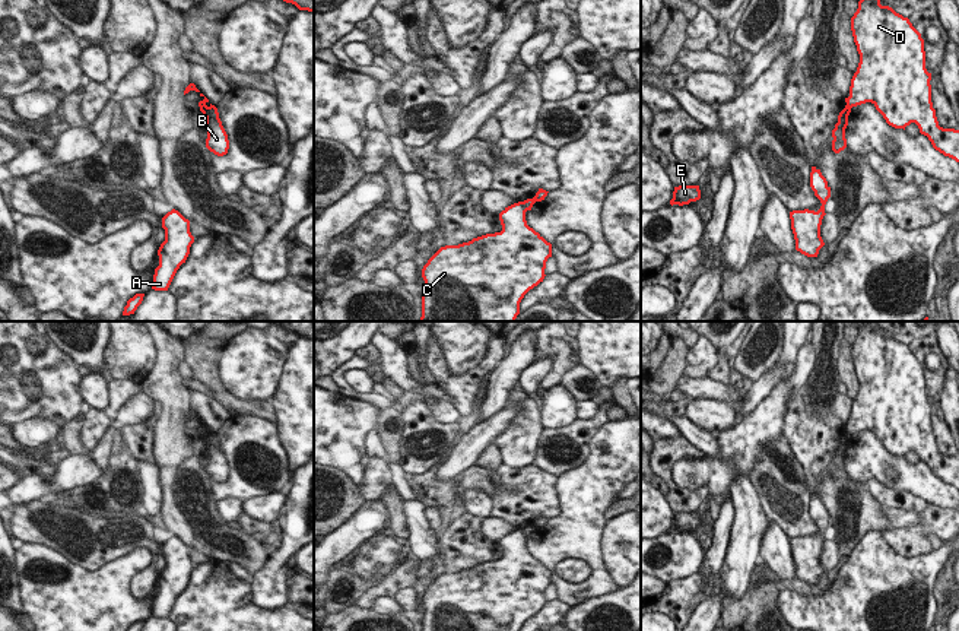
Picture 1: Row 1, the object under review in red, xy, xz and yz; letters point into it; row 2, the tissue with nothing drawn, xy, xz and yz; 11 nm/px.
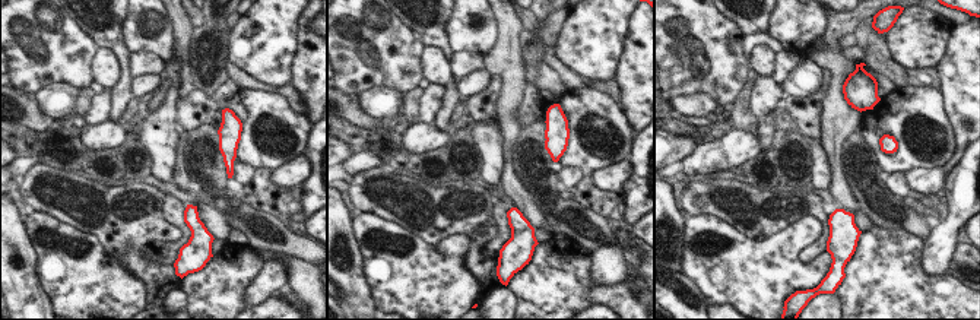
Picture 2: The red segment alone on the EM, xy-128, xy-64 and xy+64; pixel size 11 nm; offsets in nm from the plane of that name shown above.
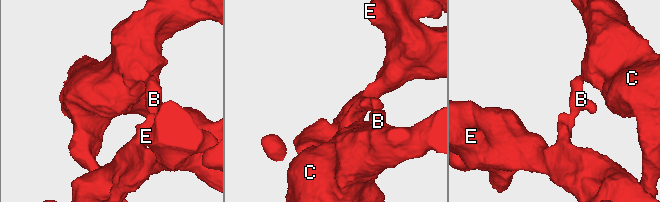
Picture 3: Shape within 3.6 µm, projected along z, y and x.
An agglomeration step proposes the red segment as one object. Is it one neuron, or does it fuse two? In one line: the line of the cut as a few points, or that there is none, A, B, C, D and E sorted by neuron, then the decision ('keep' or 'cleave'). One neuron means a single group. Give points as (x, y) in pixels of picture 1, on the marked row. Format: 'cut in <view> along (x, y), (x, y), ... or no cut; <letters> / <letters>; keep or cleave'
cut in yz along (844, 108), (848, 114); A B E / C D; cleave

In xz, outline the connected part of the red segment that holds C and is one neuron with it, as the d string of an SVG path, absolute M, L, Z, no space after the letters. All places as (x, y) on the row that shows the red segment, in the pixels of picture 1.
M534 199L514 203L499 213L501 232L486 234L458 245L441 247L423 266L420 321L515 321L524 295L544 279L546 261L552 257L552 244L527 225L525 212Z

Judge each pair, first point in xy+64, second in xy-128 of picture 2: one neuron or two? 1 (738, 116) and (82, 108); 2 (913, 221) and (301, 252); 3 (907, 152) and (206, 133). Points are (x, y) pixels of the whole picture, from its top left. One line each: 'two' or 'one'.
1: one
2: one
3: two

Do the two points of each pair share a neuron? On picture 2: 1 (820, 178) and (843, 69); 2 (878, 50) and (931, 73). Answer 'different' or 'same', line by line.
1: different
2: same

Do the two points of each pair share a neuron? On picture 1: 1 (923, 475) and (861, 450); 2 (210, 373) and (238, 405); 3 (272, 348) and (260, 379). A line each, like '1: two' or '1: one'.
1: one
2: one
3: one

